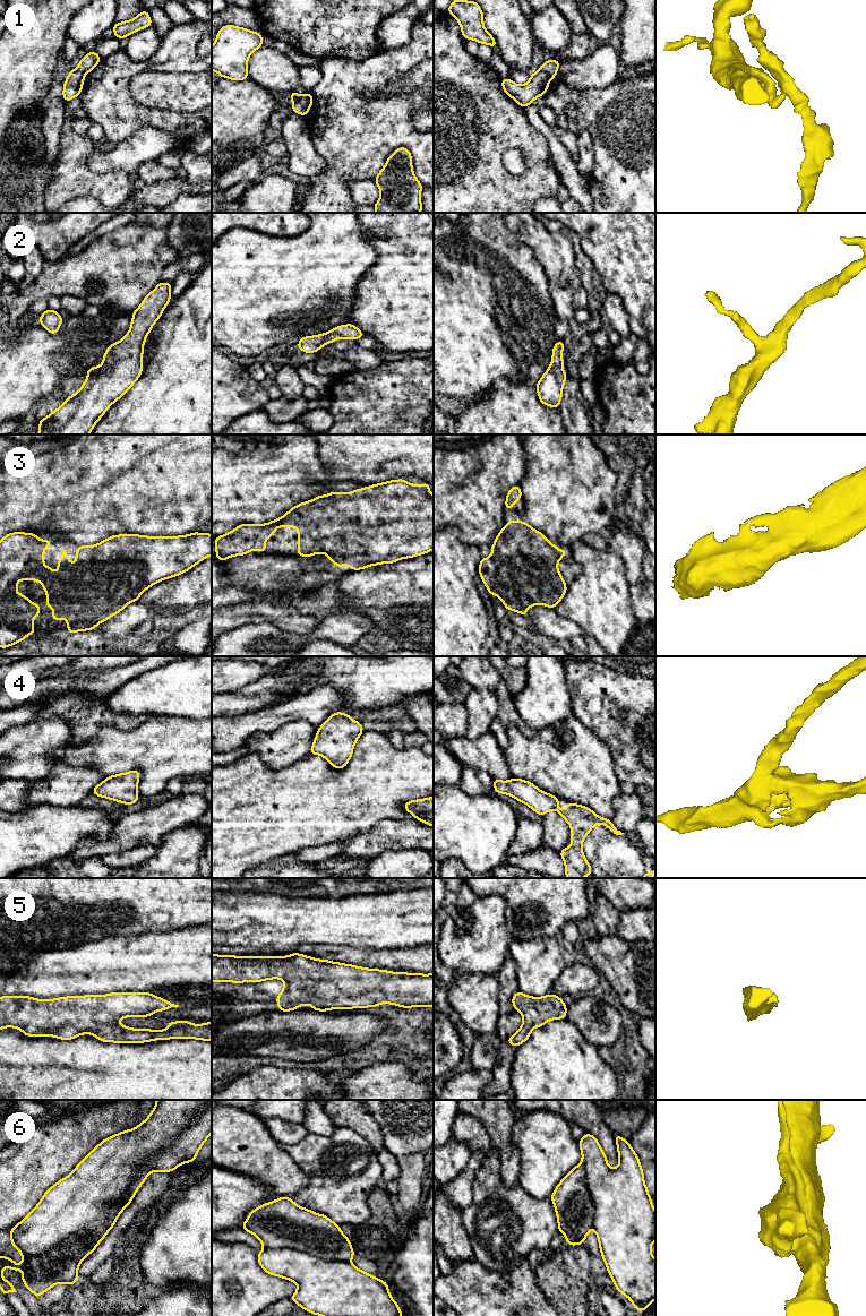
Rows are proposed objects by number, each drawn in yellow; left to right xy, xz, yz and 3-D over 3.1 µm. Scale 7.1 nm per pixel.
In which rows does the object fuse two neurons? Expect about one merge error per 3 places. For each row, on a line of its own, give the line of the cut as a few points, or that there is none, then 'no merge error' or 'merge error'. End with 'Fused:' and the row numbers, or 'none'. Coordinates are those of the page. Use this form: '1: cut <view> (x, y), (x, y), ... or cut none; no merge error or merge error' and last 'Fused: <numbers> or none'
1: cut yz (539, 69), (550, 78); merge error
2: cut none; no merge error
3: cut none; no merge error
4: cut none; no merge error
5: cut none; no merge error
6: cut xy (211, 1103), (168, 1146), (146, 1160), (122, 1210); merge error
Fused: 1, 6

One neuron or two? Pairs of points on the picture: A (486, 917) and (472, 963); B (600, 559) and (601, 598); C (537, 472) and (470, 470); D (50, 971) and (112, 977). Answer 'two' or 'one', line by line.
A: one
B: one
C: two
D: one

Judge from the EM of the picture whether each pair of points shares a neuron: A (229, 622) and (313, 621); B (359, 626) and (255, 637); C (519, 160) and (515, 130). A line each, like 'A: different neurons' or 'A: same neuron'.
A: same neuron
B: same neuron
C: different neurons

